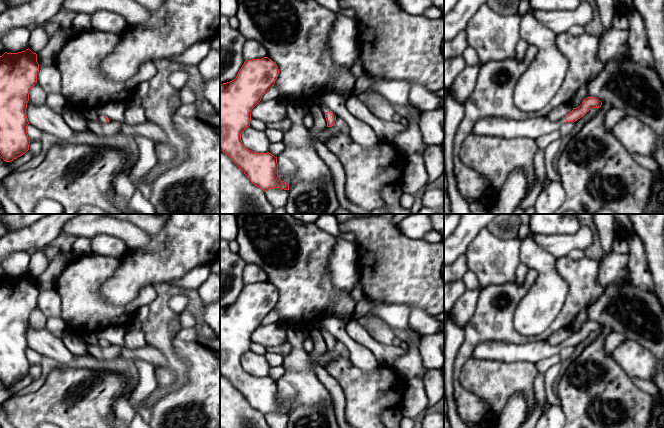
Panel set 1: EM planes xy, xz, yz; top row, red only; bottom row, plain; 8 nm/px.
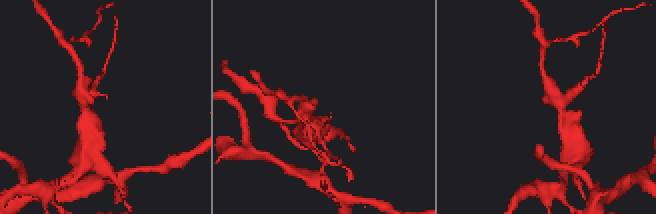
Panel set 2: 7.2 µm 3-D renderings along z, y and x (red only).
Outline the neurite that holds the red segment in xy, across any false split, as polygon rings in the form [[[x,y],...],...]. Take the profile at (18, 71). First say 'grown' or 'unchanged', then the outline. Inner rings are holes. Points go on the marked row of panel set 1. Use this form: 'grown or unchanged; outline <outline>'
unchanged; outline [[[29,48],[0,56],[0,156],[6,162],[29,150],[26,109],[38,72],[37,54]]]

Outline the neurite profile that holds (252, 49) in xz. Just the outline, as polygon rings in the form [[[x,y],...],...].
[[[247,40],[243,47],[243,56],[245,60],[262,59],[267,57],[266,48],[256,40]]]

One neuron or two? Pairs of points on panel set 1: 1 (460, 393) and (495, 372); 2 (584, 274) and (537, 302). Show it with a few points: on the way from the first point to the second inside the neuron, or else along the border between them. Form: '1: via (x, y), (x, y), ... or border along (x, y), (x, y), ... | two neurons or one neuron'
1: border along (462, 366), (460, 374), (461, 384), (485, 402) | two neurons
2: border along (555, 264), (568, 286), (563, 307) | two neurons

